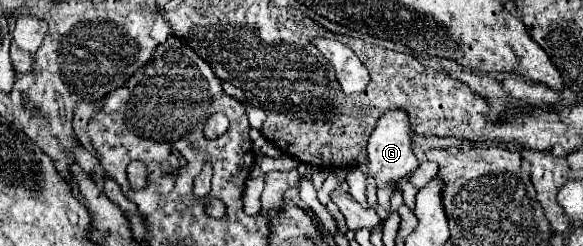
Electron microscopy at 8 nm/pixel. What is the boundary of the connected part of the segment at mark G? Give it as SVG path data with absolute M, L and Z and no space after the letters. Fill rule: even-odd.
M394 109L394 111L386 111L386 115L382 115L376 123L376 129L370 135L368 141L368 169L366 173L374 177L376 187L390 187L392 193L394 191L402 191L402 181L408 181L412 177L412 173L418 169L420 161L414 157L412 153L412 133L410 133L410 125L408 125L408 117L402 109Z

